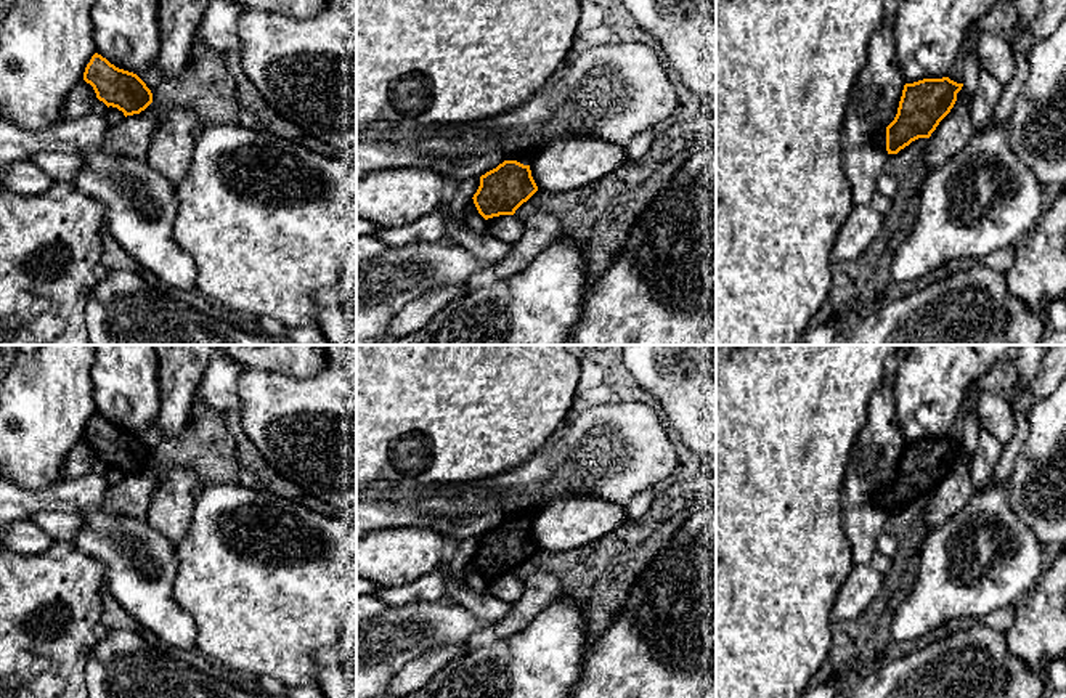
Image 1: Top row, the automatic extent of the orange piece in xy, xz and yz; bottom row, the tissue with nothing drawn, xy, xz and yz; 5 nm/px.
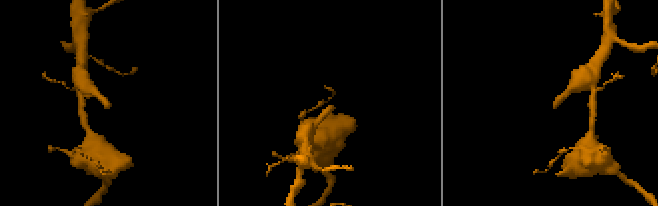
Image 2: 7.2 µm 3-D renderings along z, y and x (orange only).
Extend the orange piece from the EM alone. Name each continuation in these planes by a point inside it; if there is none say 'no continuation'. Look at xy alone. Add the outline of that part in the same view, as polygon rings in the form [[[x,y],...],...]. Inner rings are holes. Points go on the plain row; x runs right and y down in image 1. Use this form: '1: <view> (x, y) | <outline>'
no continuation

